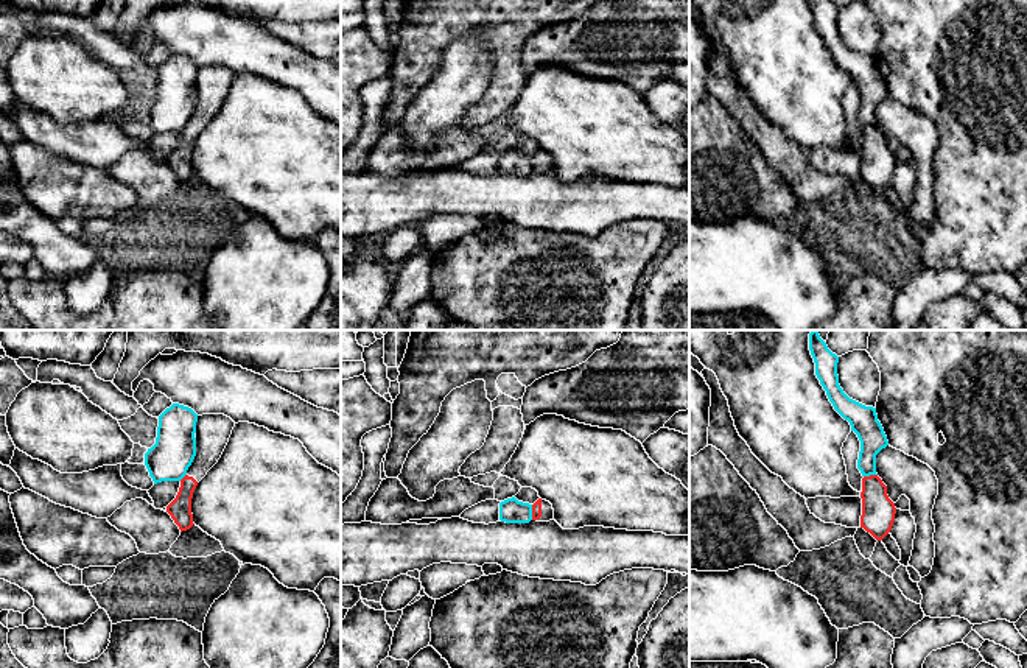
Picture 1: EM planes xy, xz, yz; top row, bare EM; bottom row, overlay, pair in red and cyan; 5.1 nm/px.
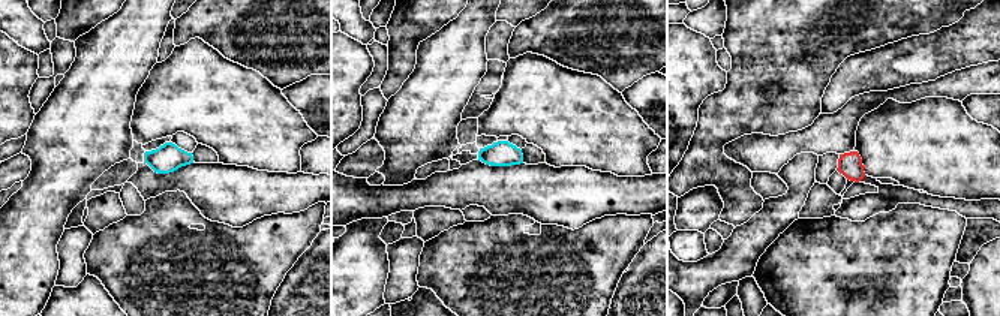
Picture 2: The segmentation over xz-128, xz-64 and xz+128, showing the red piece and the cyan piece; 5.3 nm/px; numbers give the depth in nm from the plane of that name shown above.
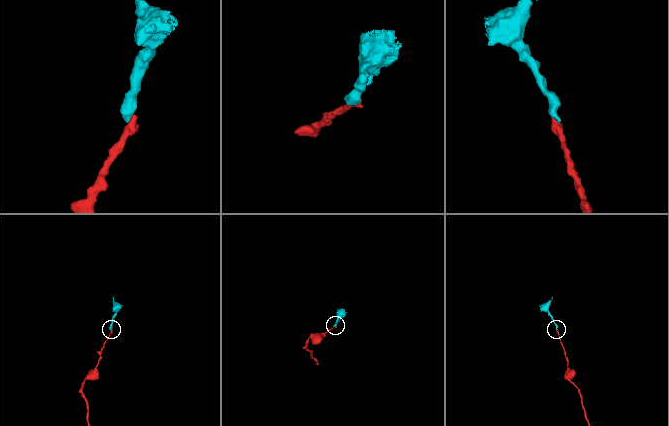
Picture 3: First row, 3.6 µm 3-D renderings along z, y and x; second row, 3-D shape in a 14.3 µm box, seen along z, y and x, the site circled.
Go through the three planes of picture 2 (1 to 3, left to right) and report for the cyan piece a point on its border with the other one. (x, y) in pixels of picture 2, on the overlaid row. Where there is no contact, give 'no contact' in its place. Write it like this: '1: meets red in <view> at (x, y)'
1: no contact
2: no contact
3: no contact

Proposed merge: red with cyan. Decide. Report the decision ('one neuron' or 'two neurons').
two neurons

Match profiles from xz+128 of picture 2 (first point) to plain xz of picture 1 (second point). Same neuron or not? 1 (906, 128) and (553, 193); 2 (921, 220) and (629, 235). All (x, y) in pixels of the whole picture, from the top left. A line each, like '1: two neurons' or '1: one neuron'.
1: two neurons
2: one neuron

